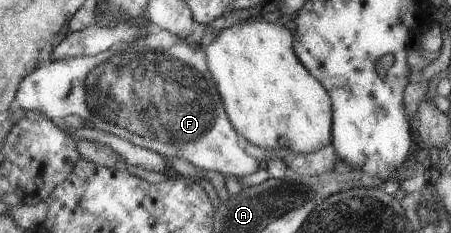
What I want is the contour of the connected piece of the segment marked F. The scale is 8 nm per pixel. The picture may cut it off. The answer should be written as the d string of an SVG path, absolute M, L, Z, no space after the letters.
M154 35L154 39L138 38L136 42L113 43L108 49L93 56L74 56L71 58L50 60L43 65L38 65L36 69L33 69L22 79L22 83L18 85L18 91L16 91L16 104L24 111L33 110L34 112L44 114L57 126L62 126L63 119L66 116L76 115L81 117L84 121L90 121L94 128L127 139L135 146L140 146L141 148L159 153L166 158L169 156L181 157L200 170L212 170L220 172L224 176L234 175L234 177L239 179L244 175L254 173L260 166L256 159L248 156L244 152L242 148L243 142L240 136L234 131L230 120L225 114L221 97L215 87L214 78L211 77L210 70L207 69L206 54L204 54L203 48L204 47L199 45L195 46L195 43L170 43L170 39L166 39L166 47L158 47L158 35Z

